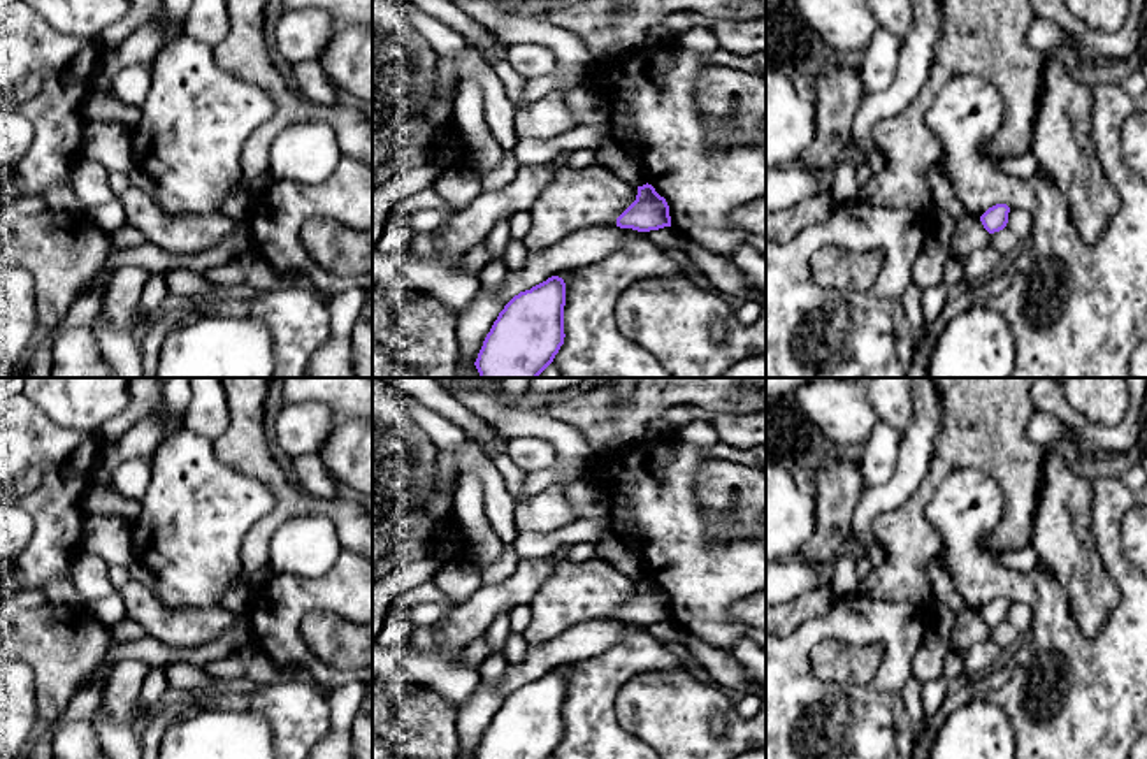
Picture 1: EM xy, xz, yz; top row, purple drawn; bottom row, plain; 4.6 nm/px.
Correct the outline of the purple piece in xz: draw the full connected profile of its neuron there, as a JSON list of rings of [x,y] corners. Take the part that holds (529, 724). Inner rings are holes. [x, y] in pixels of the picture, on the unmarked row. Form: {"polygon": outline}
{"polygon": [[[559,669],[520,685],[499,706],[474,759],[550,759],[566,731],[564,699]]]}

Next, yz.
{"polygon": [[[996,597],[980,610],[980,615],[989,627],[994,627],[1006,620],[1008,606],[1010,601],[1006,597]]]}

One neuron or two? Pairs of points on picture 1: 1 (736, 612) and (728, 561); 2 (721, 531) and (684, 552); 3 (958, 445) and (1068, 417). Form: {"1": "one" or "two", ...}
{"1": "two", "2": "two", "3": "two"}

